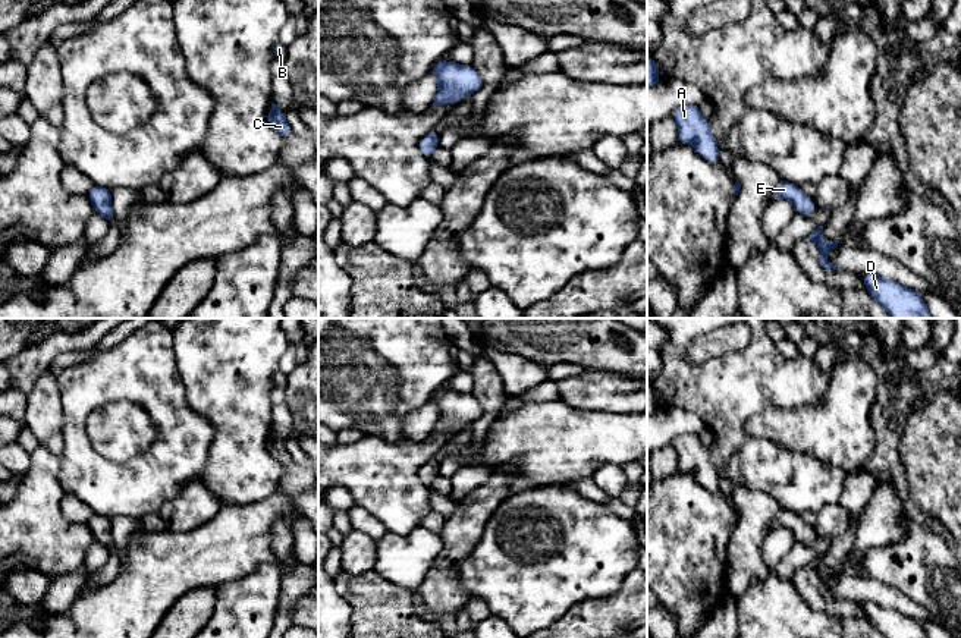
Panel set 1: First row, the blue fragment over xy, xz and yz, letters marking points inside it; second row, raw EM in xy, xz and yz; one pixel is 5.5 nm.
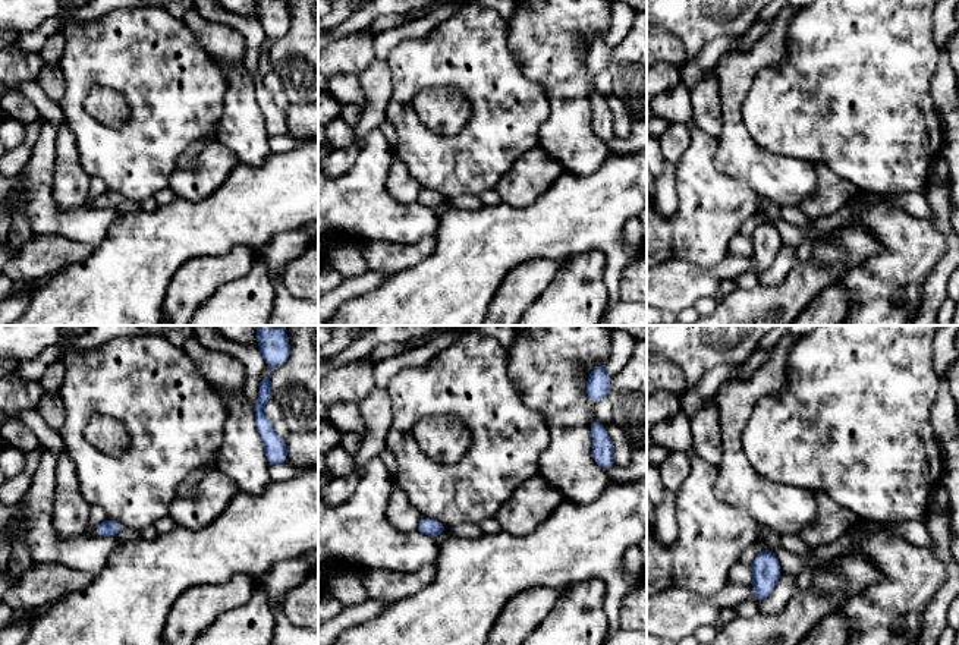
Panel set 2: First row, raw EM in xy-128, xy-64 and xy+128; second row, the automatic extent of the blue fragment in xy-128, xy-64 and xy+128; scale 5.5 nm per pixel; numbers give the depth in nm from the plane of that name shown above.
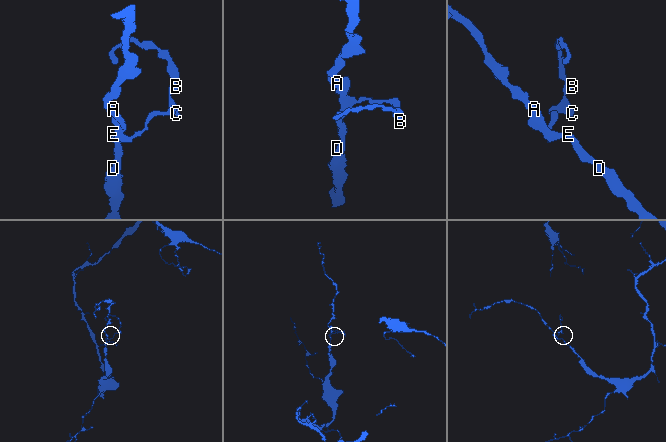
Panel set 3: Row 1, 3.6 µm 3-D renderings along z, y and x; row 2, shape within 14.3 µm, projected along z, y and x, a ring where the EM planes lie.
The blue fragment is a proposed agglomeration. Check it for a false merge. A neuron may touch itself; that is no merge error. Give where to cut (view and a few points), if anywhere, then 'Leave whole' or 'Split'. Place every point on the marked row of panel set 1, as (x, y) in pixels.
No split. Leave whole

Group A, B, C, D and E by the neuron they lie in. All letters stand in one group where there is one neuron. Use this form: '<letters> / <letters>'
A B C D E

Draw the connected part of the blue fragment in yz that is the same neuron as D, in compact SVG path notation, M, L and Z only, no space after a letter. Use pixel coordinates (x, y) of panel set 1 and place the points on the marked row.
M861 273L860 277L869 295L886 309L891 318L933 318L921 293L874 273Z

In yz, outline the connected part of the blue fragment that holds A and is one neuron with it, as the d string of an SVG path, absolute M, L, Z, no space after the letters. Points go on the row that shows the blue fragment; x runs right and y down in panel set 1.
M697 104L678 107L672 117L678 125L678 142L693 144L695 151L709 163L720 161L719 145Z

